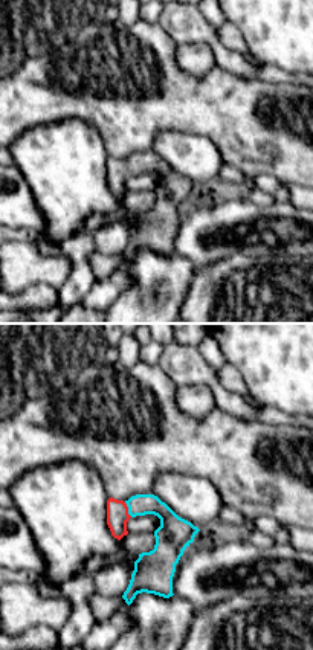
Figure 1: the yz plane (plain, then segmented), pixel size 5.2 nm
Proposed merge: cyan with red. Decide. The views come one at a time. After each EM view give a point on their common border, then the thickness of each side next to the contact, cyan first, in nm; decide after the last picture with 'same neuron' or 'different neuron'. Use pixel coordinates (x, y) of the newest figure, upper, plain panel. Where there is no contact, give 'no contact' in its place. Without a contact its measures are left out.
(129, 168) | 140/120 nm

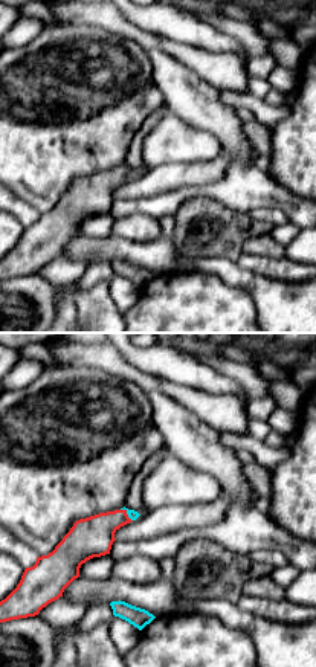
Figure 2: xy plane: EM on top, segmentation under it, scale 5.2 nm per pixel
(127, 171) | 50/220 nm

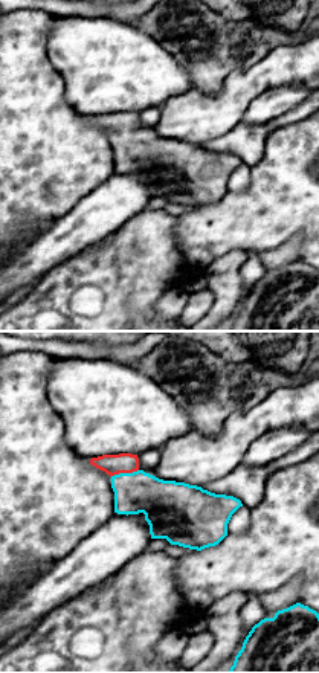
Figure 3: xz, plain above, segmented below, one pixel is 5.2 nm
(124, 132) | 220/110 nm

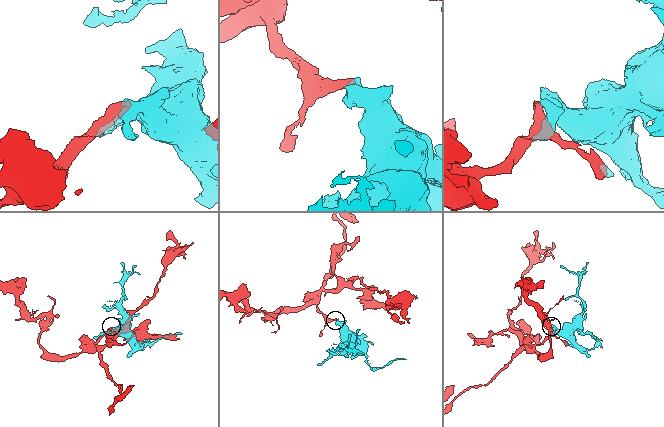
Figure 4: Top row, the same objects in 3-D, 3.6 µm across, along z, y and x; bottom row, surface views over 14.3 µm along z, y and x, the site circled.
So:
same neuron

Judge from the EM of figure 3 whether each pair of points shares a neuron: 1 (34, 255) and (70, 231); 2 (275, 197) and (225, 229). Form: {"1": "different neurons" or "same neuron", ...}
{"1": "same neuron", "2": "same neuron"}

